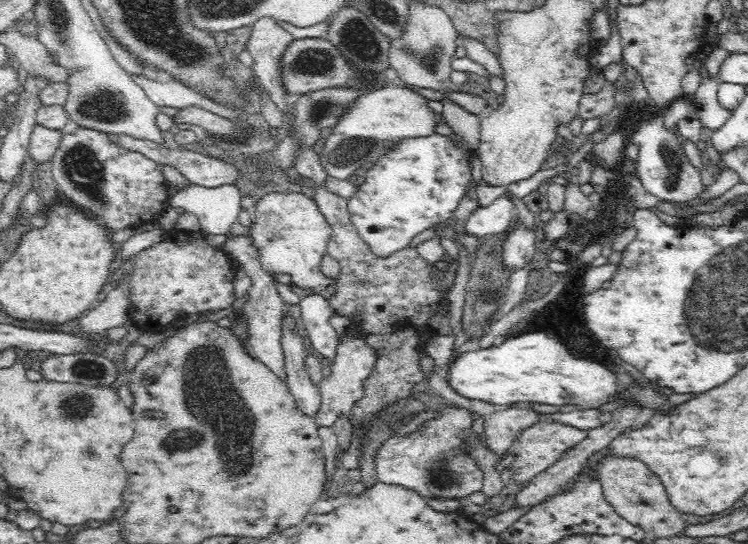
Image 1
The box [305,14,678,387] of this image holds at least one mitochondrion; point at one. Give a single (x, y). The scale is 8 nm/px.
(357, 38)

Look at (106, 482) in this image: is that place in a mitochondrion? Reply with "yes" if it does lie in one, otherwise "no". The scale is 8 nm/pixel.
no

